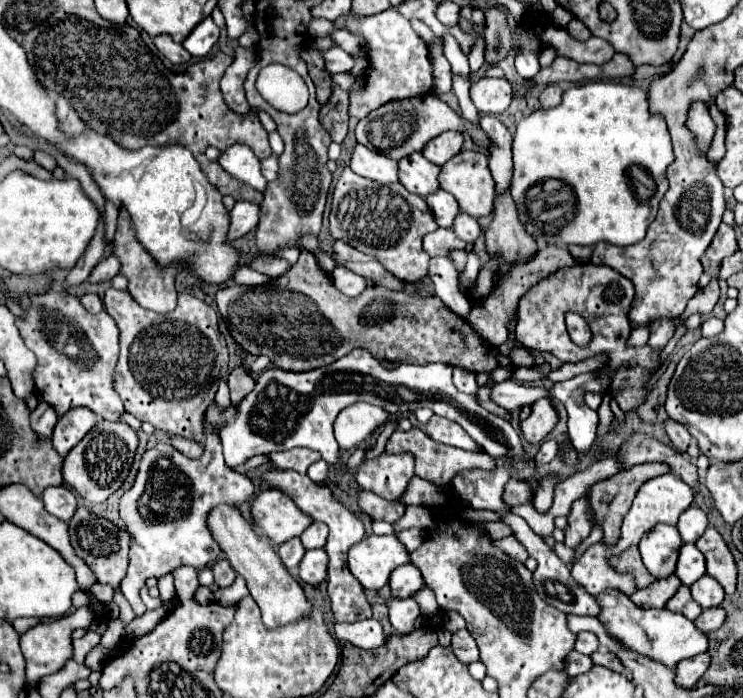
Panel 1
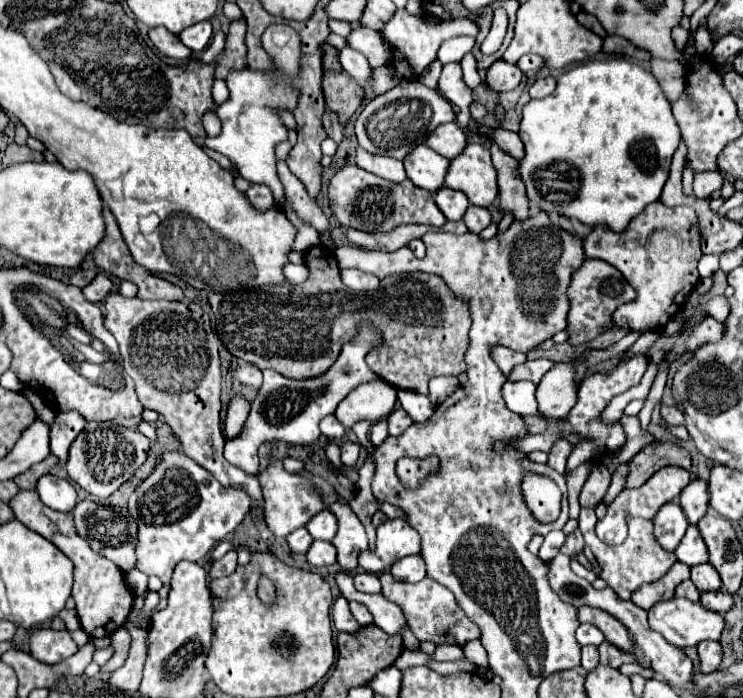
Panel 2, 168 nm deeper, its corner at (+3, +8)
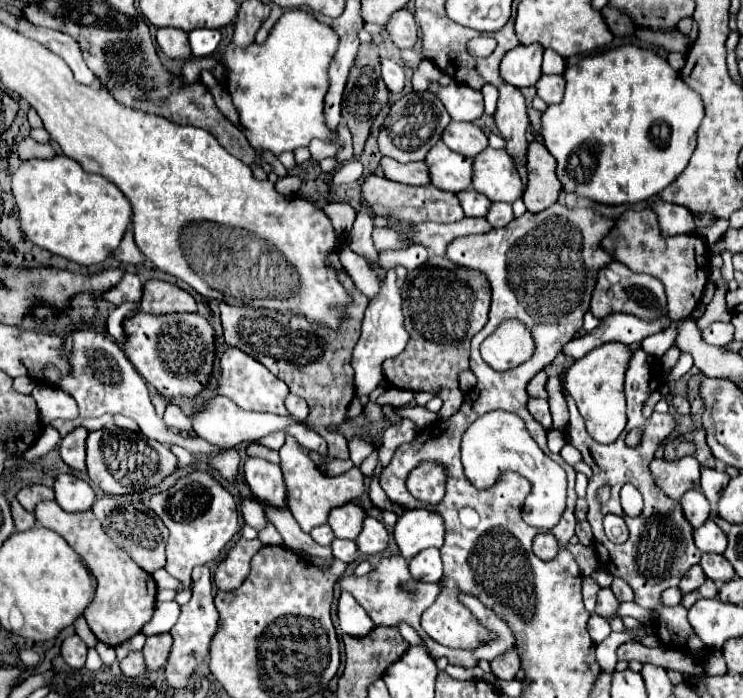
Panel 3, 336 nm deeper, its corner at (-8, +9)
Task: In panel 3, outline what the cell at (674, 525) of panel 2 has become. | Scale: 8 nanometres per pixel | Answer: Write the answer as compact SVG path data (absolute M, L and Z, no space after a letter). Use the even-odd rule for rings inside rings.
M699 490L687 492L681 498L681 506L683 506L683 514L685 514L685 518L693 530L699 528L709 518L709 512L711 512L711 506L707 504L705 496Z

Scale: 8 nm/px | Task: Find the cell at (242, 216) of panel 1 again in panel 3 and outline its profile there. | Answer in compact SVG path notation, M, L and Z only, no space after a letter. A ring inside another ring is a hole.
M285 176L285 178L277 180L275 190L279 194L283 194L283 196L291 196L291 194L295 194L299 190L299 186L301 186L301 180L297 176Z

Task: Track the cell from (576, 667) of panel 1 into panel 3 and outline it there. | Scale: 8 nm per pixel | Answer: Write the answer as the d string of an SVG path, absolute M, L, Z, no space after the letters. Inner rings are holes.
M627 630L623 634L621 632L611 632L611 636L597 646L597 662L599 662L603 672L613 674L615 664L617 664L617 654L615 654L617 646L627 642L627 640L633 640L635 636L645 636L645 634L639 632L639 630Z

